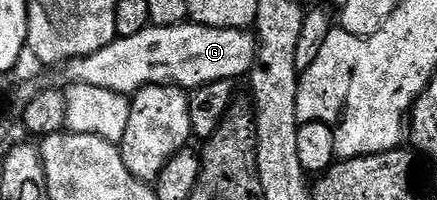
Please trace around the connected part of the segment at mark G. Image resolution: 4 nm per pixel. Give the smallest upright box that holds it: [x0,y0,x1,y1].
[64,22,256,96]

